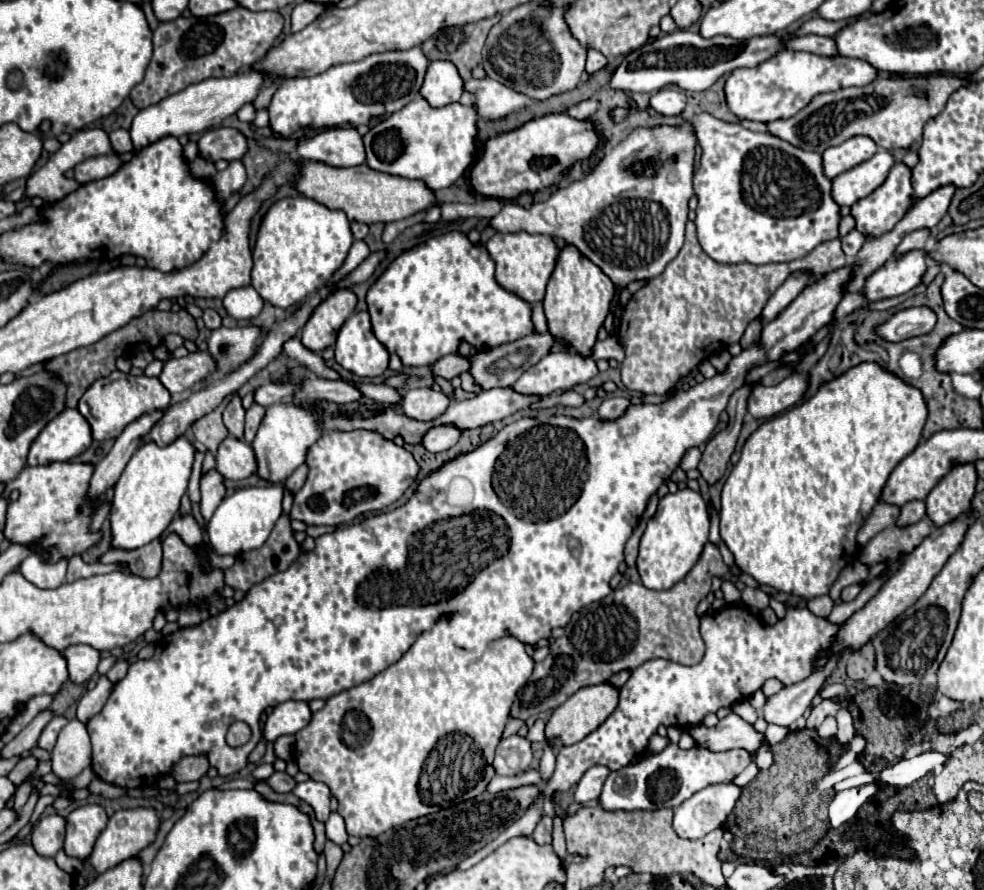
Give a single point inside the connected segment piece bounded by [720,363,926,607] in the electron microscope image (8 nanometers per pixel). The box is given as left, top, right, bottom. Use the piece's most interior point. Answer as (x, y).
(808, 478)

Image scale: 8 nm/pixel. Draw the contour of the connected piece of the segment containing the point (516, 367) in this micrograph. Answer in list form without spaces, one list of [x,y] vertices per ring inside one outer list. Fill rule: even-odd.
[[[550,331],[546,333],[530,333],[526,337],[520,337],[512,343],[506,343],[506,345],[500,345],[496,349],[490,349],[488,353],[480,353],[476,355],[476,363],[472,363],[472,375],[476,379],[476,383],[482,387],[482,389],[494,389],[494,387],[512,387],[518,377],[532,365],[536,365],[544,355],[550,353],[550,349],[556,345],[558,341],[550,335]]]

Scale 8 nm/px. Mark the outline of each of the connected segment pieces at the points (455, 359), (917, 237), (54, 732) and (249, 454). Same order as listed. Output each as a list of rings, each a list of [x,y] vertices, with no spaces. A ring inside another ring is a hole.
[[[472,349],[472,353],[468,357],[462,357],[460,353],[452,353],[452,355],[442,357],[434,365],[434,375],[440,375],[444,379],[452,379],[464,371],[470,371],[470,363],[472,363],[472,357],[476,353],[478,353],[478,349]]]
[[[916,229],[916,231],[908,233],[902,239],[896,253],[908,253],[908,251],[914,251],[914,249],[926,249],[928,239],[930,239],[930,229]]]
[[[56,715],[56,717],[46,725],[46,729],[42,731],[42,735],[40,735],[40,739],[38,739],[38,747],[46,749],[46,751],[52,751],[52,747],[54,747],[54,743],[56,743],[56,737],[58,737],[60,729],[62,729],[66,723],[68,723],[68,721],[66,721],[64,717]]]
[[[228,435],[216,453],[216,469],[226,479],[246,479],[256,473],[256,455],[252,445]]]

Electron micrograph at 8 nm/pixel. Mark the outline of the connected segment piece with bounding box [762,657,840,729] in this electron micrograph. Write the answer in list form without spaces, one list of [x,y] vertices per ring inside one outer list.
[[[832,657],[830,663],[824,669],[816,671],[808,679],[804,679],[804,681],[800,681],[796,685],[784,687],[776,695],[768,697],[768,701],[766,701],[764,709],[762,709],[764,711],[764,719],[768,723],[774,723],[774,725],[780,725],[780,727],[788,729],[808,709],[808,705],[812,703],[814,695],[824,685],[826,677],[836,669],[838,659],[840,657]]]

